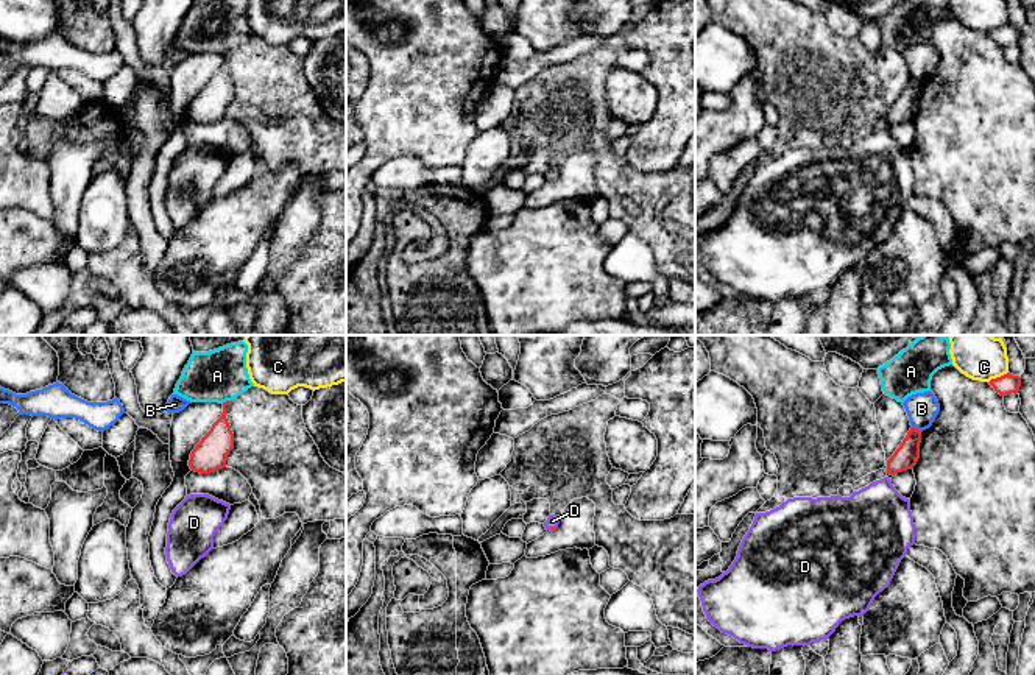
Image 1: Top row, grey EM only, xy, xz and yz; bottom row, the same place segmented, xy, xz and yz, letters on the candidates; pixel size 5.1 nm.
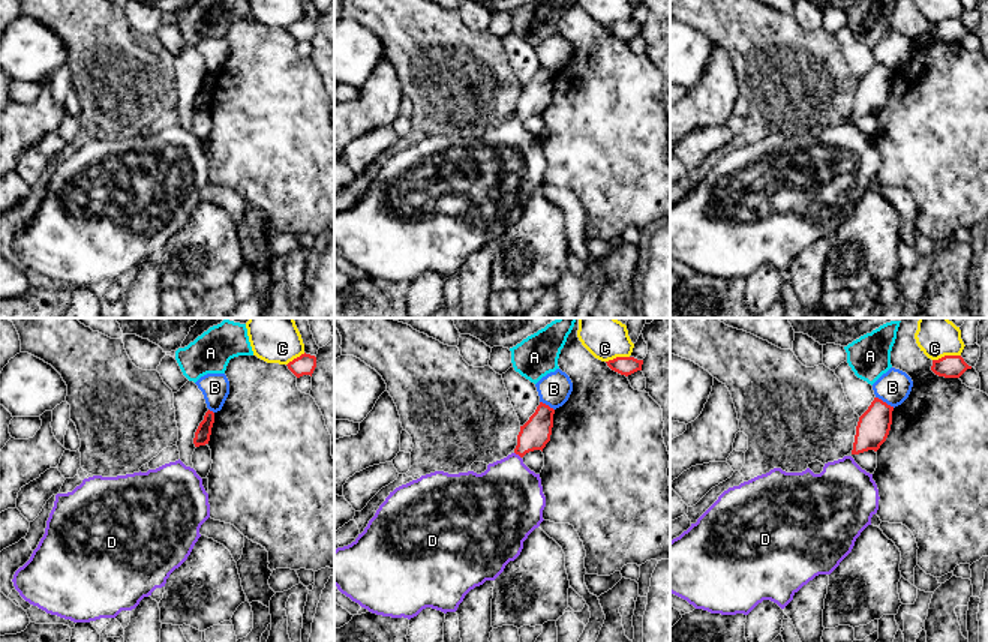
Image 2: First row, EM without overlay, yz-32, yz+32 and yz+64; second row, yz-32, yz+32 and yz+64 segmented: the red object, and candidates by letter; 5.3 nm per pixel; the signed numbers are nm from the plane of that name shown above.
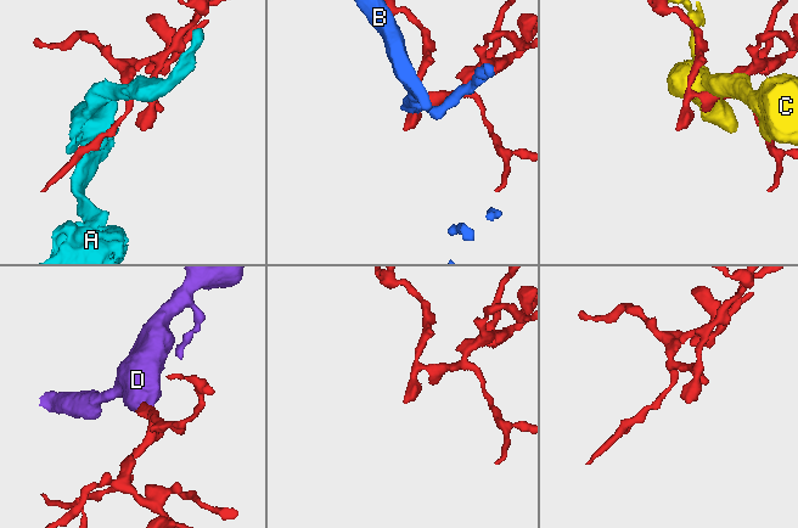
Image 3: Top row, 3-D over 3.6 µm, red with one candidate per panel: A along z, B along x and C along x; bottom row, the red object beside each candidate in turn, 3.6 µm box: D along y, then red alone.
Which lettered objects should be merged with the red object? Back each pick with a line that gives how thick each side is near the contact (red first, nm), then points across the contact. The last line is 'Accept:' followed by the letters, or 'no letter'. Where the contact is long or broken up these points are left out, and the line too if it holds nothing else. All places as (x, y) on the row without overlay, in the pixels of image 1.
D: calibres 20 and 70 nm; way xz (552, 180), (552, 172)
Accept: D

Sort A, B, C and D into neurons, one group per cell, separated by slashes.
A / B / C / D

